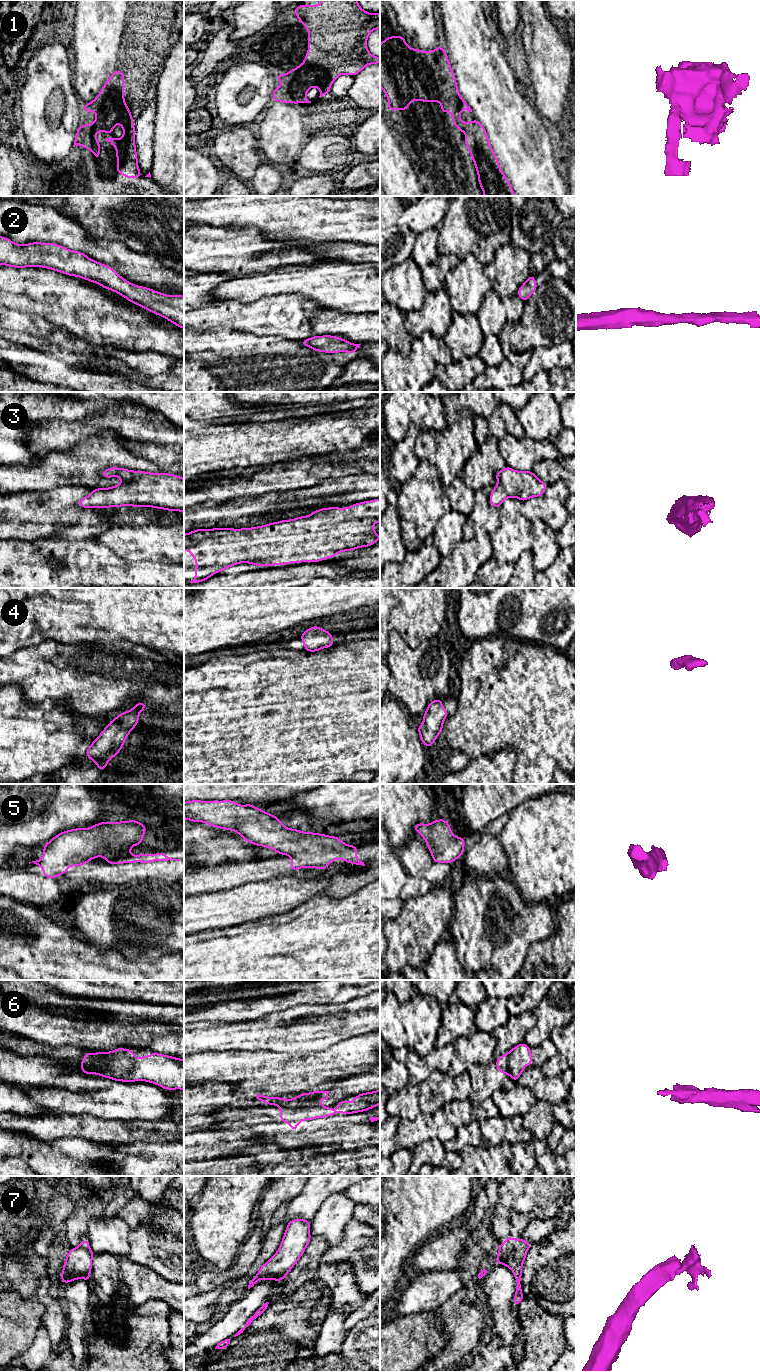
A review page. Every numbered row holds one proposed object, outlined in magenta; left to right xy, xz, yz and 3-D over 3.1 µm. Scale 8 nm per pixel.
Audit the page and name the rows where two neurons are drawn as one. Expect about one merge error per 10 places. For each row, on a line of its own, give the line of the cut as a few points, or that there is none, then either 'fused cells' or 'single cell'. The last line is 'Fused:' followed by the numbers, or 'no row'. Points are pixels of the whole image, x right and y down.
1: cut none; single cell
2: cut none; single cell
3: cut none; single cell
4: cut none; single cell
5: cut none; single cell
6: cut xz (280, 1105), (288, 1107), (321, 1106); fused cells
7: cut none; single cell
Fused: 6

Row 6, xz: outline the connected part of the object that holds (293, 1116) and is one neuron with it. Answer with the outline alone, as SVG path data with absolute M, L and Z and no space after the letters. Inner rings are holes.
M380 1089L374 1092L366 1092L356 1095L355 1099L350 1103L347 1100L340 1101L334 1109L324 1106L311 1106L304 1108L280 1106L280 1121L288 1123L291 1126L291 1132L294 1132L302 1120L336 1116L338 1113L335 1113L335 1110L339 1110L339 1114L364 1112L376 1107L379 1104Z

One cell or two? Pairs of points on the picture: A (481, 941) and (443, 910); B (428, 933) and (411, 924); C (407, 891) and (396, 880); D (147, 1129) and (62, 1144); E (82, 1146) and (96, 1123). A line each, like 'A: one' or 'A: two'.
A: two
B: one
C: two
D: two
E: two

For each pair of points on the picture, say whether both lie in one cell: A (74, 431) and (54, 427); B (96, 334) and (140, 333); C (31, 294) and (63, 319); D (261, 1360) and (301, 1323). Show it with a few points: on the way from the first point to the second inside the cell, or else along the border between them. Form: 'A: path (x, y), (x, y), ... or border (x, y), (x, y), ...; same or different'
A: path (69, 431), (59, 431); same
B: path (107, 333), (129, 333); same
C: path (39, 295), (55, 311); same
D: path (271, 1350), (291, 1330); same

